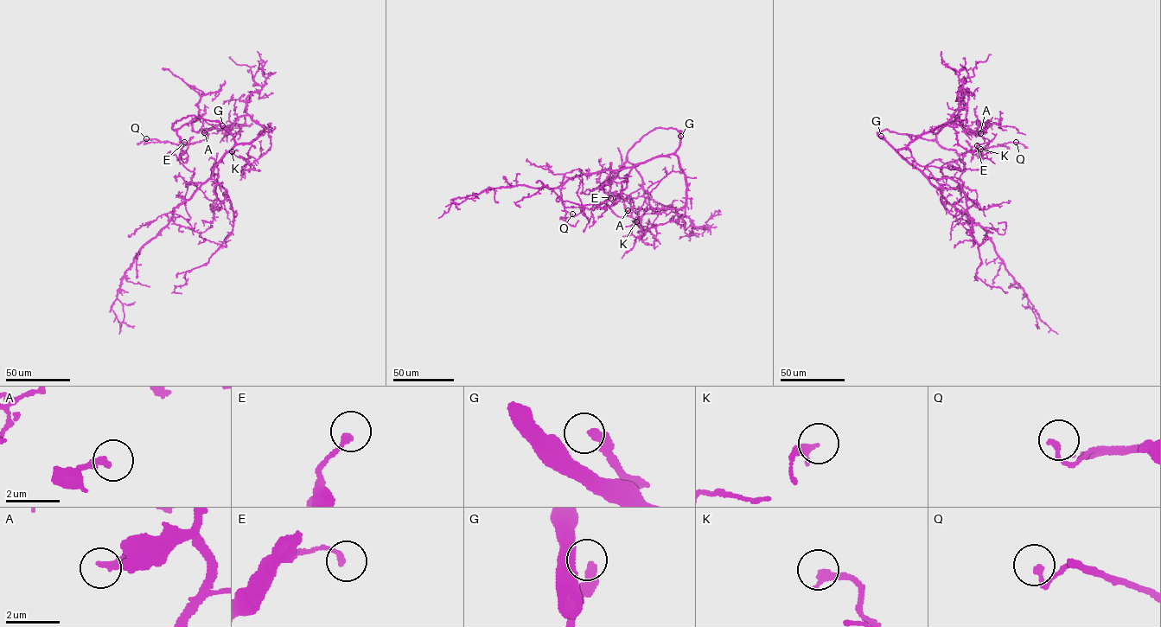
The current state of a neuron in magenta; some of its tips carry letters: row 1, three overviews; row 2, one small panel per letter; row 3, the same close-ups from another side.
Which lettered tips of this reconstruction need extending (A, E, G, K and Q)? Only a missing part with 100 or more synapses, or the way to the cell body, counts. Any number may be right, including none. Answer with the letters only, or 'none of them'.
G

